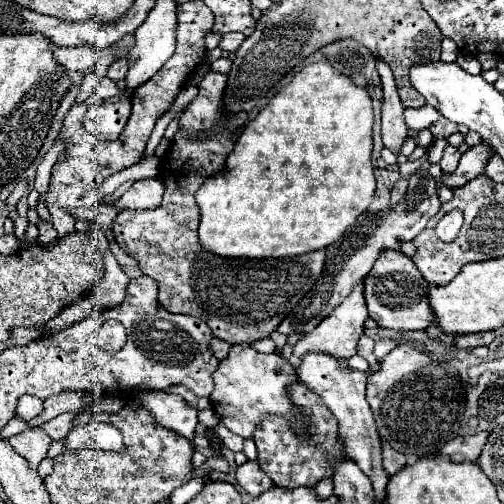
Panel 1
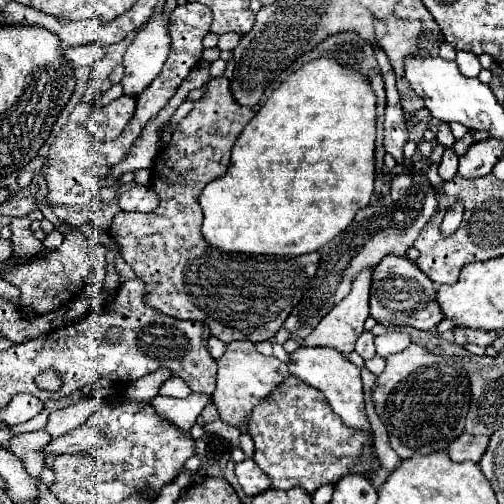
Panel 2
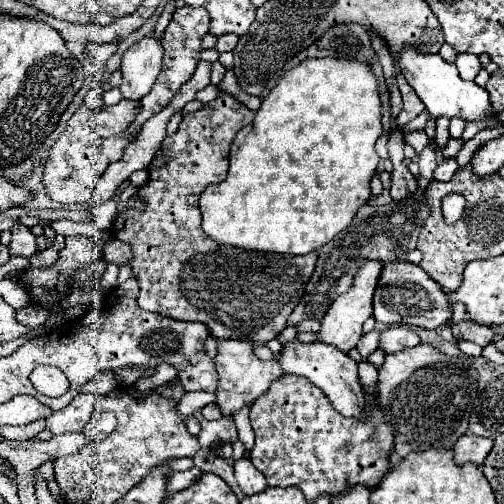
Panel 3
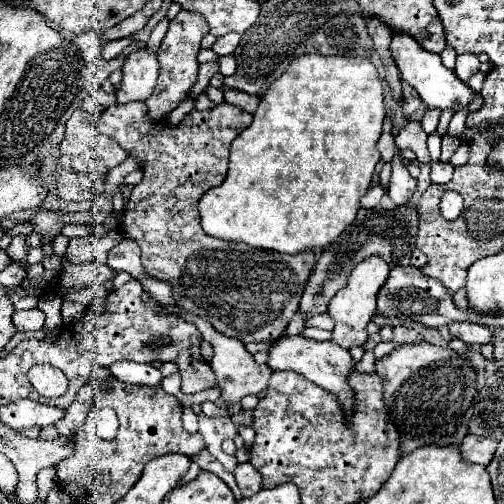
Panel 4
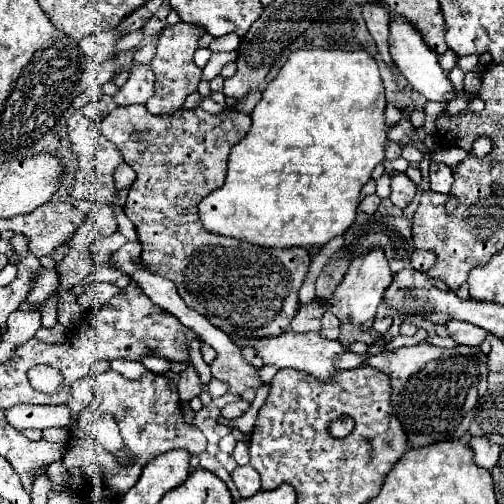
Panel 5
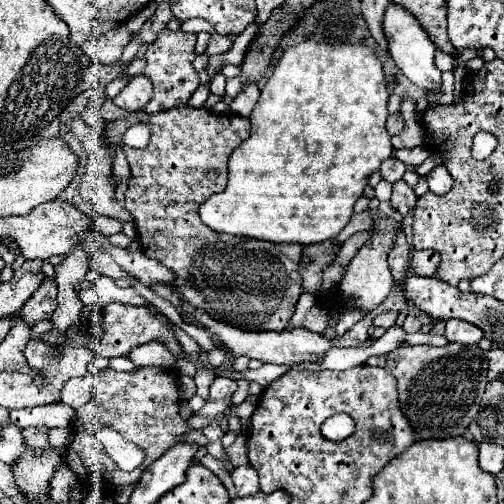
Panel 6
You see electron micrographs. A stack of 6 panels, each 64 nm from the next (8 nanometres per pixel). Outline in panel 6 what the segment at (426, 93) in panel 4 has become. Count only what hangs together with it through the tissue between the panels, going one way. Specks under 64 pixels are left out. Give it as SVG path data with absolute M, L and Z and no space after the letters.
M388 4L386 12L384 12L382 28L384 28L384 36L388 40L388 52L390 52L392 60L396 62L396 66L406 74L406 78L410 82L414 82L416 86L424 88L426 92L438 90L440 88L440 72L434 66L436 46L424 32L424 28L418 24L418 20L412 16L412 12L402 8L400 4Z

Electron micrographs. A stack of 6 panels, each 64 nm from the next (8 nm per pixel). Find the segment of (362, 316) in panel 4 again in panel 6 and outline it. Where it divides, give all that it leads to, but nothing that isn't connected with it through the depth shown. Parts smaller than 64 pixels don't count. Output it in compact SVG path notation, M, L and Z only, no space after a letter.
M372 210L370 216L372 216L376 232L370 236L370 240L350 260L348 270L344 274L344 280L340 282L340 292L344 296L356 296L356 308L362 308L366 314L370 314L388 296L388 292L394 286L394 278L390 274L386 258L388 258L388 252L392 250L392 244L396 242L396 232L400 230L400 222L396 222L394 218L382 216L378 210Z

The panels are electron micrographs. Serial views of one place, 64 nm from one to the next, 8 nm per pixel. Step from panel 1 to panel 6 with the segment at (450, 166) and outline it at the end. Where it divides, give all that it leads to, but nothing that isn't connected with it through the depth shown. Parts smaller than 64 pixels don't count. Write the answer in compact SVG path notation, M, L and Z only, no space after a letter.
M436 166L430 174L428 174L428 188L434 192L434 194L446 194L452 190L452 176L448 174L446 168Z

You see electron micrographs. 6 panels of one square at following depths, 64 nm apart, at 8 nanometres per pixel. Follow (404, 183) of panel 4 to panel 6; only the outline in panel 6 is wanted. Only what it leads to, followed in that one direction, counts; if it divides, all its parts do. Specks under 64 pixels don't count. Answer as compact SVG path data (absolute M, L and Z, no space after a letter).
M398 180L392 186L392 200L390 202L402 216L406 216L416 206L416 194L404 180Z

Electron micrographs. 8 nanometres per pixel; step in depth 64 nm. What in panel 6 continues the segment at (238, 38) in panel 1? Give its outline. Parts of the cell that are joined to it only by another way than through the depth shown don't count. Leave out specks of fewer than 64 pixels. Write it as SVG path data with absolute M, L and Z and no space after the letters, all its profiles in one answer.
M214 30L210 33L210 44L206 48L206 54L208 56L214 56L214 54L222 54L222 52L228 52L232 48L232 36L220 36L216 34Z

